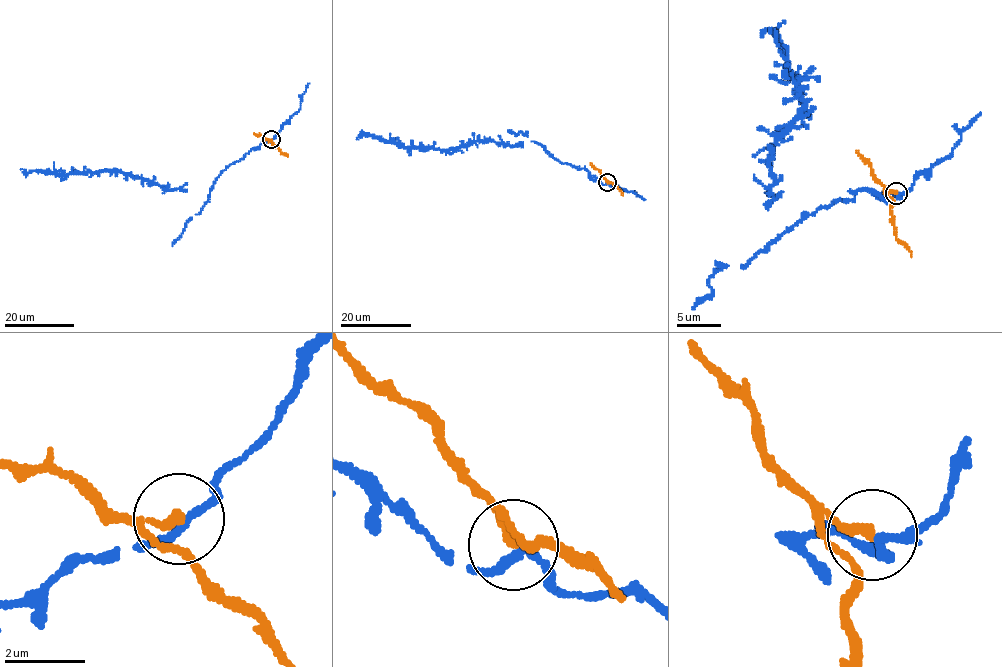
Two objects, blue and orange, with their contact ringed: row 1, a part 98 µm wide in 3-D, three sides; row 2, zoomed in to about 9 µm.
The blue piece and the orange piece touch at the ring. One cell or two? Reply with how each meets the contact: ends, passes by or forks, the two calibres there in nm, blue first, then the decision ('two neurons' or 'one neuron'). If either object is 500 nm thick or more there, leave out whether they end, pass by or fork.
blue passes by; orange ends there; 190 nm thick on the blue side, 280 nm on the other; two neurons

